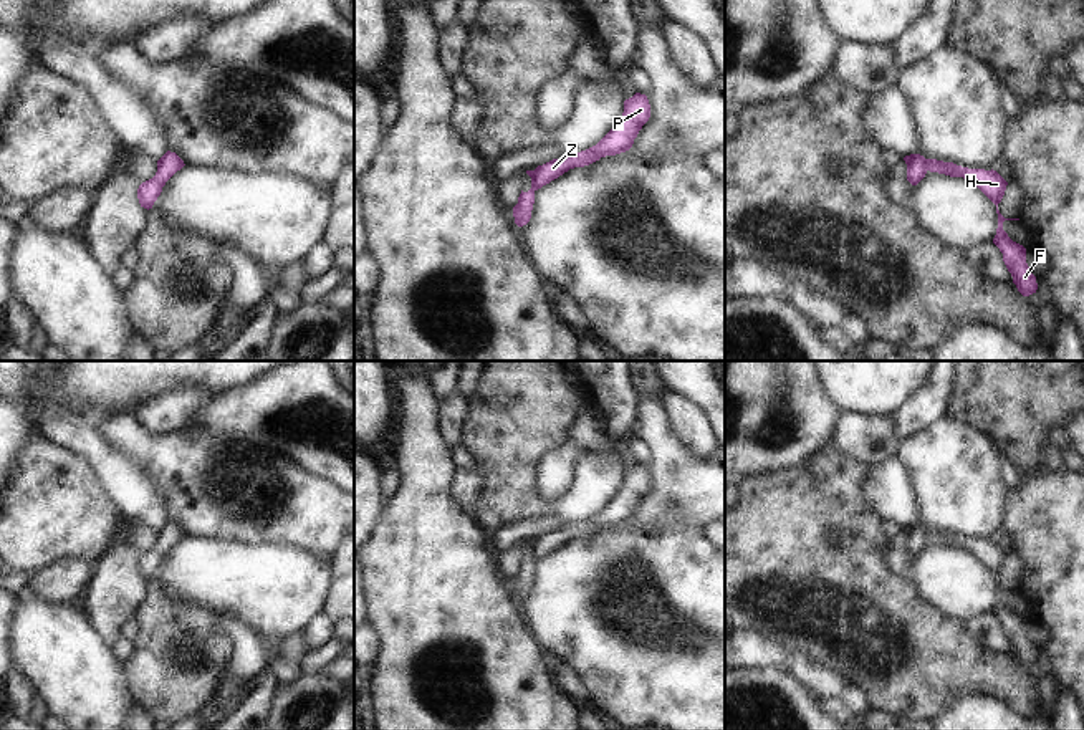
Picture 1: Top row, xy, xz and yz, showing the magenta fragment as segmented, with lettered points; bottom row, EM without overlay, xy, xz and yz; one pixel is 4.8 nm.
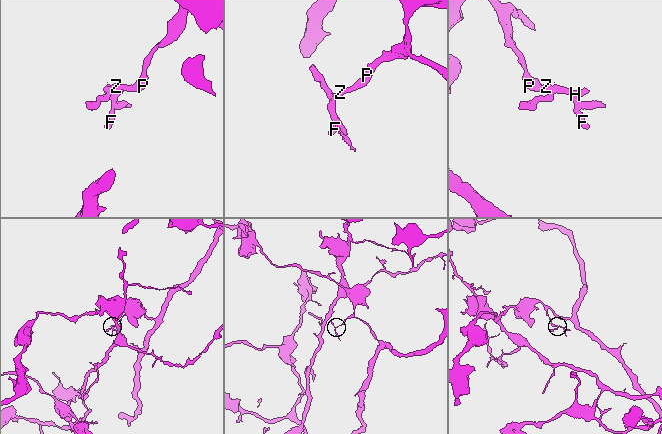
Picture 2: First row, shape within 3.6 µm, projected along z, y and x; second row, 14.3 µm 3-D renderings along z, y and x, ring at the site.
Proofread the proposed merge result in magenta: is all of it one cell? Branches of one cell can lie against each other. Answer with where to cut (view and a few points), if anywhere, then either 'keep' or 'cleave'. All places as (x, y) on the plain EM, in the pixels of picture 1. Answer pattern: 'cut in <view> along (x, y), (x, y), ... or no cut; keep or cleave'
cut in yz along (924, 530), (929, 540); cleave

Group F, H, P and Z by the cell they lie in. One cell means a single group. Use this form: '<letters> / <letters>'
F H / P Z

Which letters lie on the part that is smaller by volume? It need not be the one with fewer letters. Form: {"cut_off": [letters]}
{"cut_off": ["F", "H"]}

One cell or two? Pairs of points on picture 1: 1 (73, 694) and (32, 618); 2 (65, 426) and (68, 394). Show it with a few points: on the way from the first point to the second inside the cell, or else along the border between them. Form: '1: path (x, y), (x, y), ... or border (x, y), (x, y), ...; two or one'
1: path (73, 676), (68, 662), (43, 636); one
2: border (38, 413), (63, 409), (88, 421); two

